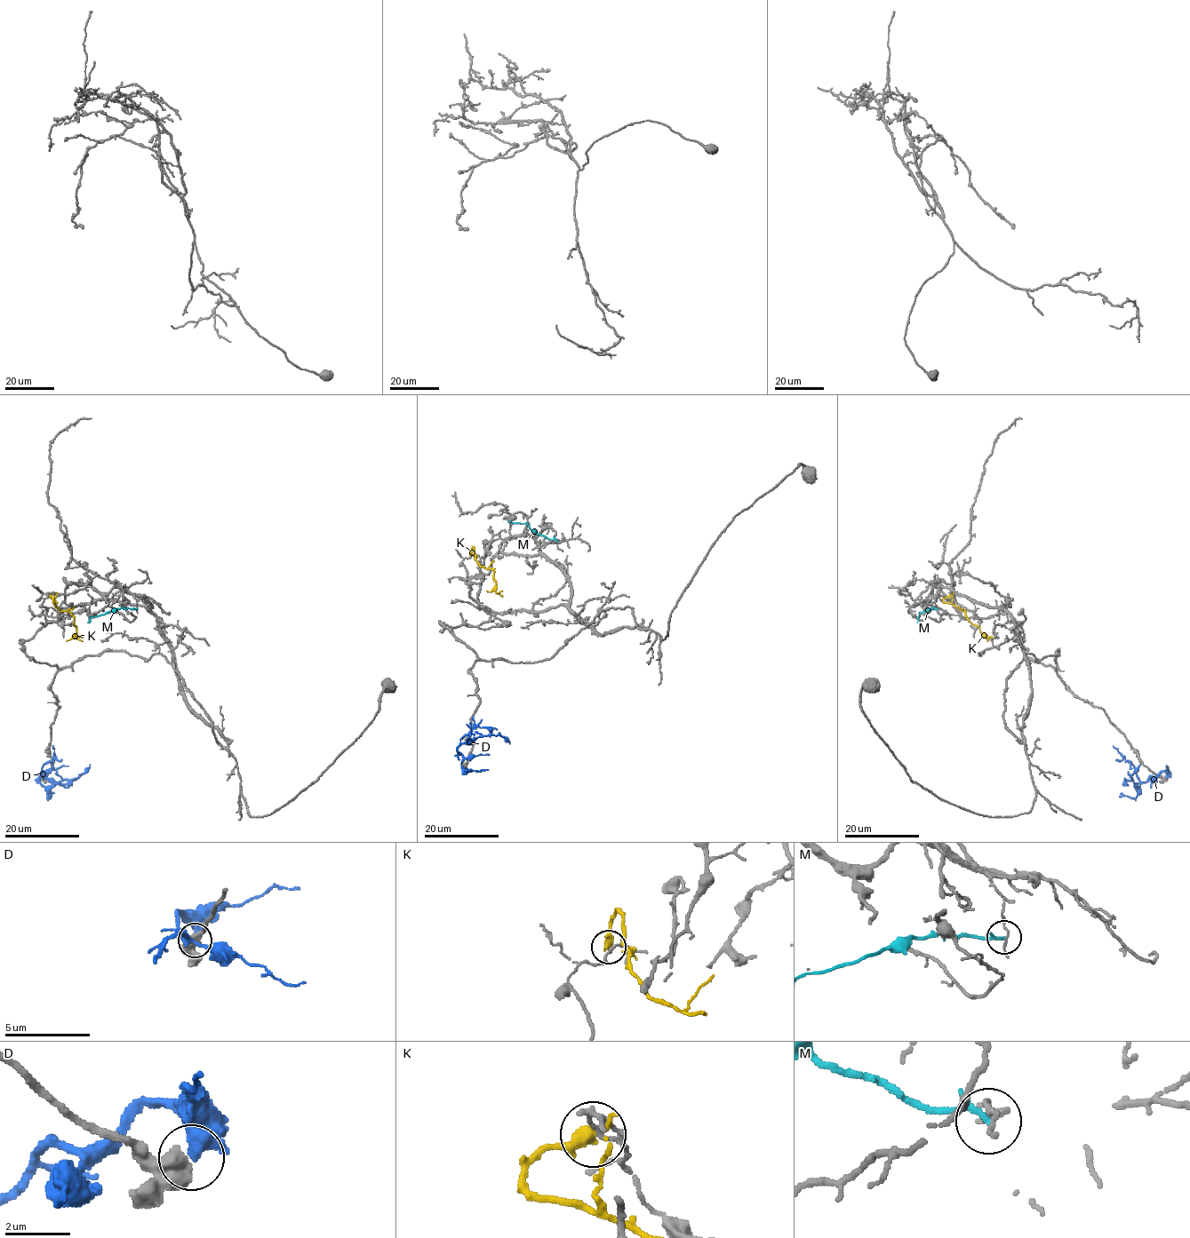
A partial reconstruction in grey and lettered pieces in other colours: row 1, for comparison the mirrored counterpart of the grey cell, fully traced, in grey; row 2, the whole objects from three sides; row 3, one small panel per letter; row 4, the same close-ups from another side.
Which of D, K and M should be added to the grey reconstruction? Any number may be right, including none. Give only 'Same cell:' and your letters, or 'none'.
Same cell: none

